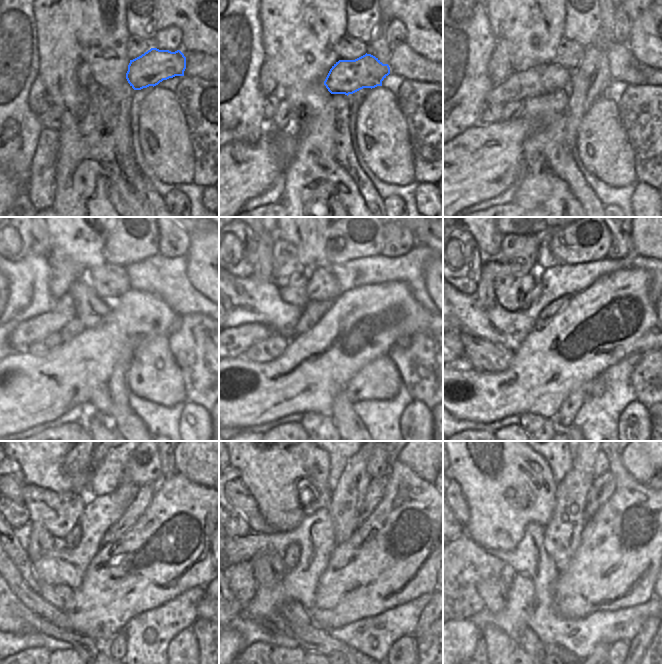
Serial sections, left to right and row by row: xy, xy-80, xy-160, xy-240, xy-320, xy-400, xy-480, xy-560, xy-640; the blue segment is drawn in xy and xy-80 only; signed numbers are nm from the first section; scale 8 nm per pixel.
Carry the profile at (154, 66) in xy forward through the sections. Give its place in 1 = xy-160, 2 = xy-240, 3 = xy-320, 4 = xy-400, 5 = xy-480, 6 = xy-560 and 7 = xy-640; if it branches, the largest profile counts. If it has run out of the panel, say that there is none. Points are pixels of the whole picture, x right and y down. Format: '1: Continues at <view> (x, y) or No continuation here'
1: Continues at xy-160 (545, 78)
2: Continues at xy-240 (37, 328)
3: Continues at xy-320 (239, 339)
4: Continues at xy-400 (463, 345)
5: No continuation here
6: No continuation here
7: No continuation here.

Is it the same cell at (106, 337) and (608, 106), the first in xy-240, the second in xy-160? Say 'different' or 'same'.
different

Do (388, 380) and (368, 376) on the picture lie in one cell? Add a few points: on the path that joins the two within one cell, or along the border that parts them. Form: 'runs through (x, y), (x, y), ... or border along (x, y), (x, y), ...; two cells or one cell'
runs through (383, 380), (373, 380); one cell

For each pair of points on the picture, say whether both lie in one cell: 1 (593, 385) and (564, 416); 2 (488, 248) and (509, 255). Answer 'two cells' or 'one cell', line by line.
1: one cell
2: two cells

